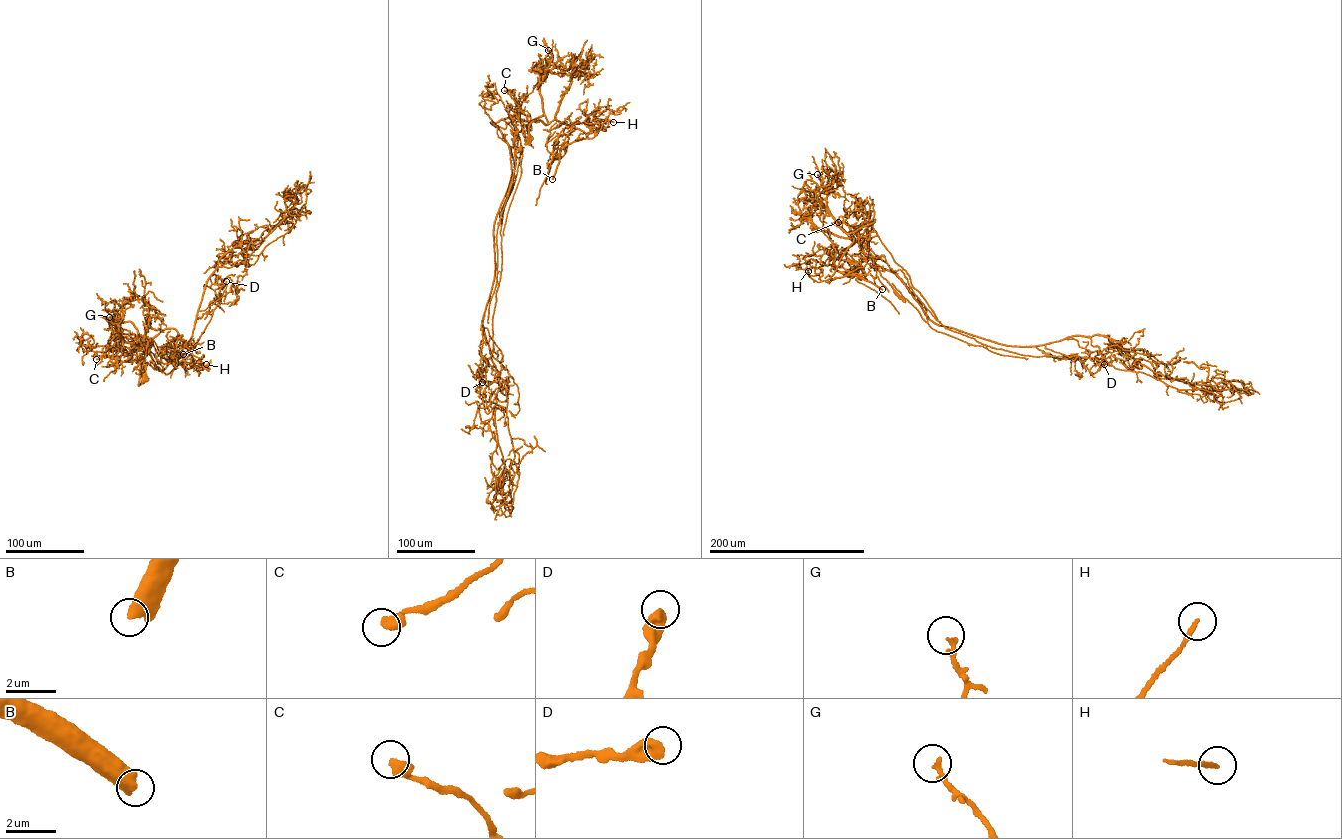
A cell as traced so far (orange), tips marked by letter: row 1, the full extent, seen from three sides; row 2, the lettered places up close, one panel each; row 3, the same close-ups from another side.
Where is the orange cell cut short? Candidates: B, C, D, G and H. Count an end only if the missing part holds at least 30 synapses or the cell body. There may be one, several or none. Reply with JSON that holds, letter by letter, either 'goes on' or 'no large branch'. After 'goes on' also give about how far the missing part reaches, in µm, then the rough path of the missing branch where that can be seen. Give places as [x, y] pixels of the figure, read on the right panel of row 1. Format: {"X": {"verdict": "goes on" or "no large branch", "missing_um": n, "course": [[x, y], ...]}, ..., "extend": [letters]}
{"B": {"verdict": "goes on", "missing_um": 700, "course": [[882, 289], [924, 352], [1000, 387], [1106, 383], [1197, 400], [1196, 422], [1190, 391]]}, "C": {"verdict": "no large branch"}, "D": {"verdict": "no large branch"}, "G": {"verdict": "no large branch"}, "H": {"verdict": "goes on", "missing_um": 50, "course": [[808, 271], [802, 258], [808, 249]]}, "extend": ["B", "H"]}

